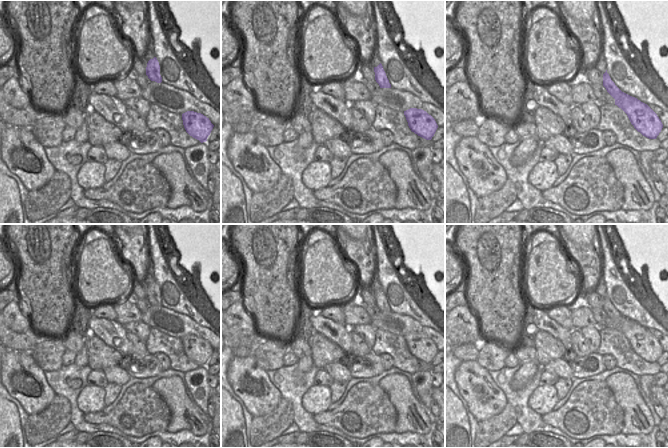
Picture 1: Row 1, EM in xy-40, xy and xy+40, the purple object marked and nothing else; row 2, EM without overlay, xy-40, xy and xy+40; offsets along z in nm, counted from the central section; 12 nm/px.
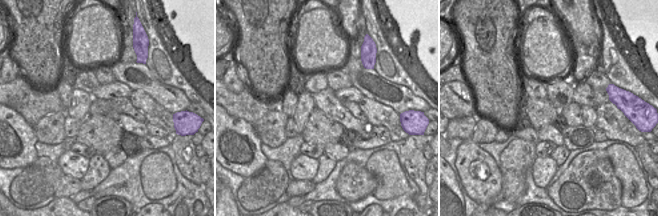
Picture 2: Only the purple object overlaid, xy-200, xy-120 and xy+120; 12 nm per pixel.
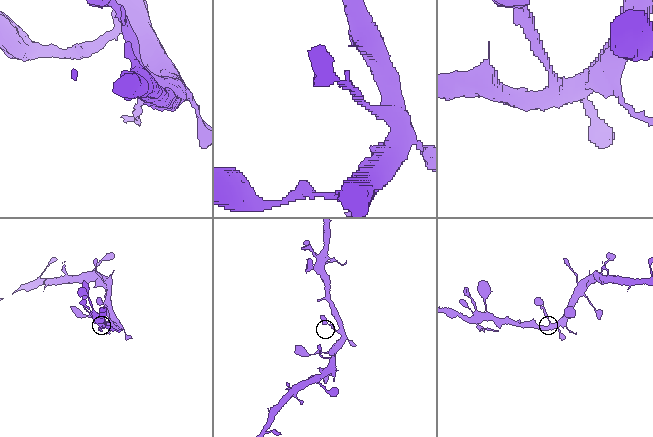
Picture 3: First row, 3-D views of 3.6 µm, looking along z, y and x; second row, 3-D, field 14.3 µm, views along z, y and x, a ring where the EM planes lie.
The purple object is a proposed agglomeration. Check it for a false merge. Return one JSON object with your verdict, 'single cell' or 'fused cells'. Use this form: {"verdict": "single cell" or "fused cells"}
{"verdict": "fused cells"}

